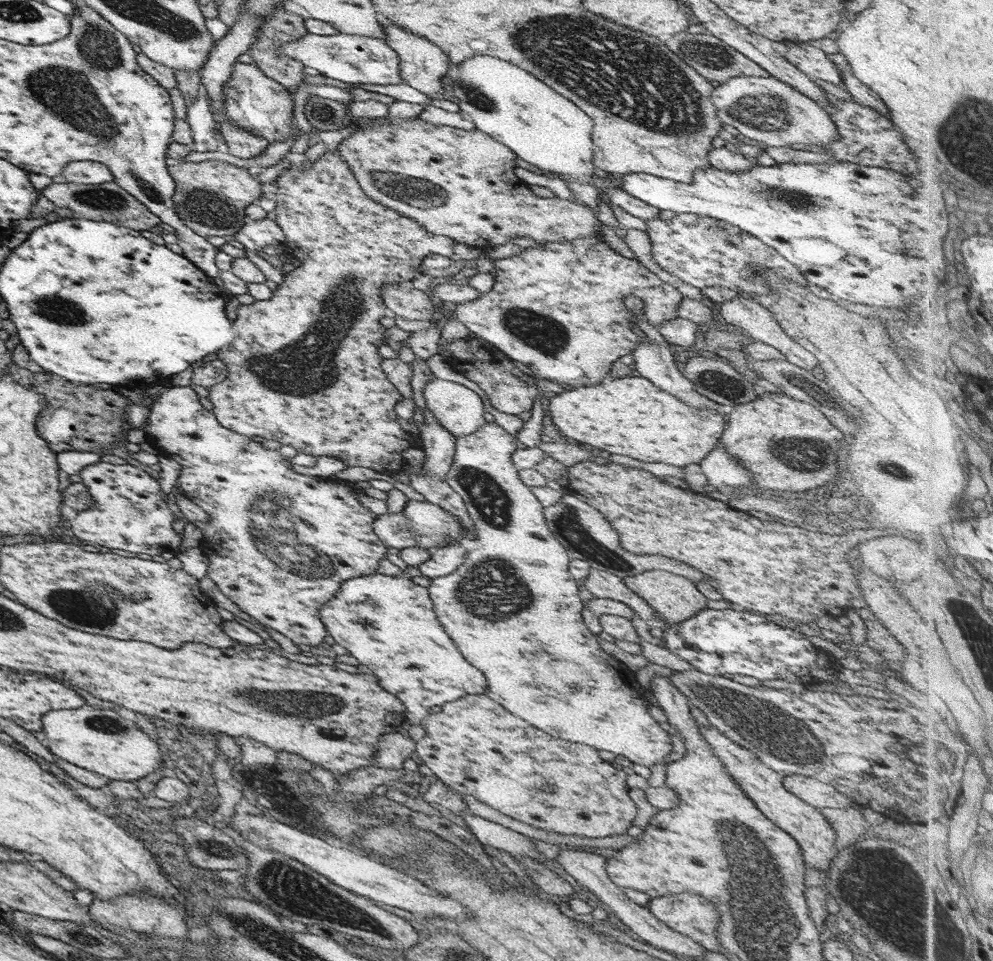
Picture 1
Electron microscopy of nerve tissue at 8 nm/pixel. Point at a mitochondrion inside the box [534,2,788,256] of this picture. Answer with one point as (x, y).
(706, 54)

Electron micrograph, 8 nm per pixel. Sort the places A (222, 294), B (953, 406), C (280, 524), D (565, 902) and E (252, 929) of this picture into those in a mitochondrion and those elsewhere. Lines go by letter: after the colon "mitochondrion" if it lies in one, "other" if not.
A: other
B: other
C: mitochondrion
D: other
E: mitochondrion

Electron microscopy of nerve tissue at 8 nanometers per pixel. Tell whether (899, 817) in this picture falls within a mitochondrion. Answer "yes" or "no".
no

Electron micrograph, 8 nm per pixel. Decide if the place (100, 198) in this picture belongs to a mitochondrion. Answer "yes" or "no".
yes

